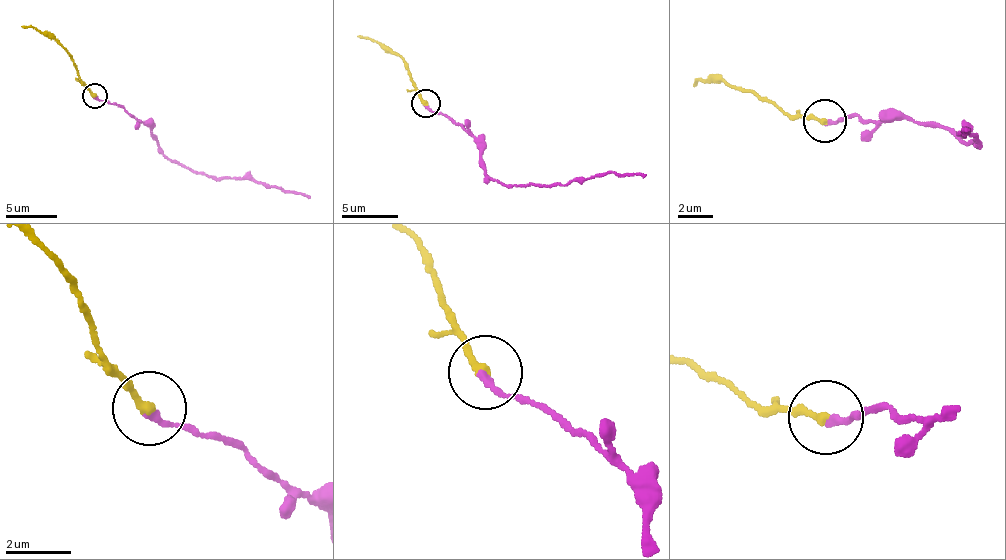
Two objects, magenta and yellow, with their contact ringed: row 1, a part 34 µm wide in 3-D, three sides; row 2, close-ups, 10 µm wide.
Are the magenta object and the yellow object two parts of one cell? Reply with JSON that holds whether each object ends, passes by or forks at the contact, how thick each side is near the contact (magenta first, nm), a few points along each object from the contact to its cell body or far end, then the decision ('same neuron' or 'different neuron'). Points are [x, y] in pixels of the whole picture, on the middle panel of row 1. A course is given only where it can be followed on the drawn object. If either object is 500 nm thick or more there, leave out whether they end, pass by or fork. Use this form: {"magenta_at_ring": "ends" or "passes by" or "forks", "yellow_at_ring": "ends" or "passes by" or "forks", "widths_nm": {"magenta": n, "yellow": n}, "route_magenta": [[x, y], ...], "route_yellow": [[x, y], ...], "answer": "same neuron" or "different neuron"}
{"magenta_at_ring": "ends", "yellow_at_ring": "ends", "widths_nm": {"magenta": 220, "yellow": 240}, "route_magenta": [[425, 104], [447, 116], [474, 139], [484, 171], [512, 186], [567, 186], [616, 172], [621, 175], [646, 175]], "route_yellow": [[425, 104], [405, 61], [376, 42], [357, 35]], "answer": "same neuron"}

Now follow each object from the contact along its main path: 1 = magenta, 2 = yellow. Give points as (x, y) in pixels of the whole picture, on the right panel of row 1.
1: (825, 122), (844, 114), (942, 124), (966, 145), (981, 144), (977, 133), (957, 129), (965, 134), (966, 129)
2: (825, 122), (788, 116), (742, 91), (703, 78), (693, 85)

